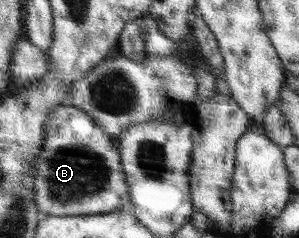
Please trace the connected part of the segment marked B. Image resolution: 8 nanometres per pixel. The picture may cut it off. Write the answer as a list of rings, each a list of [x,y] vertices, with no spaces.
[[[69,104],[49,113],[43,149],[35,171],[33,202],[42,217],[96,216],[132,208],[117,144],[93,118]]]

